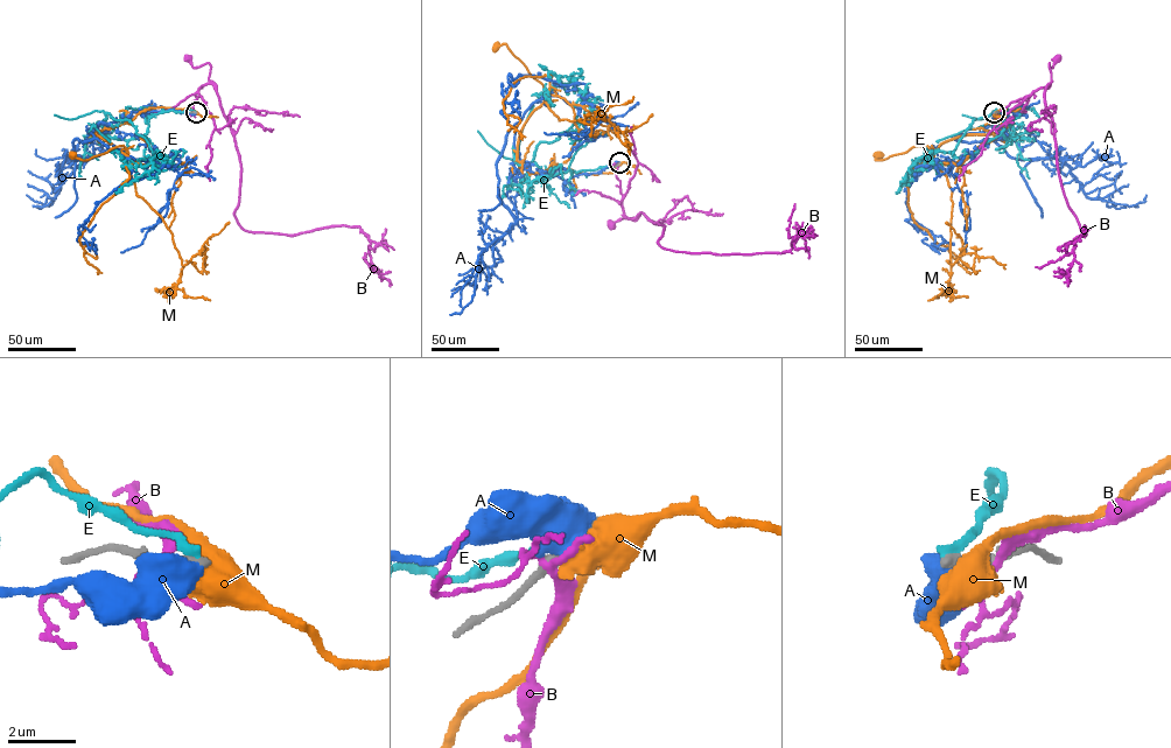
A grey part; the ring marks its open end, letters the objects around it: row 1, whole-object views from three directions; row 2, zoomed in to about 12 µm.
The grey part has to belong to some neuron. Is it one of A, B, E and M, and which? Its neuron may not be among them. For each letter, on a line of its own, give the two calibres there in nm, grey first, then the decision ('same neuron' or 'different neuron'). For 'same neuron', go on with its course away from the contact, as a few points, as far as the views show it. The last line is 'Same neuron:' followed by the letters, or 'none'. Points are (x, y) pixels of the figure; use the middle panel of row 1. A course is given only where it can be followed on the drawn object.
A: calibres 400 and 750 nm; different neuron
B: calibres 320 and 220 nm; different neuron
E: calibres 320 and 300 nm; different neuron
M: calibres 360 and 480 nm; different neuron
Same neuron: none

